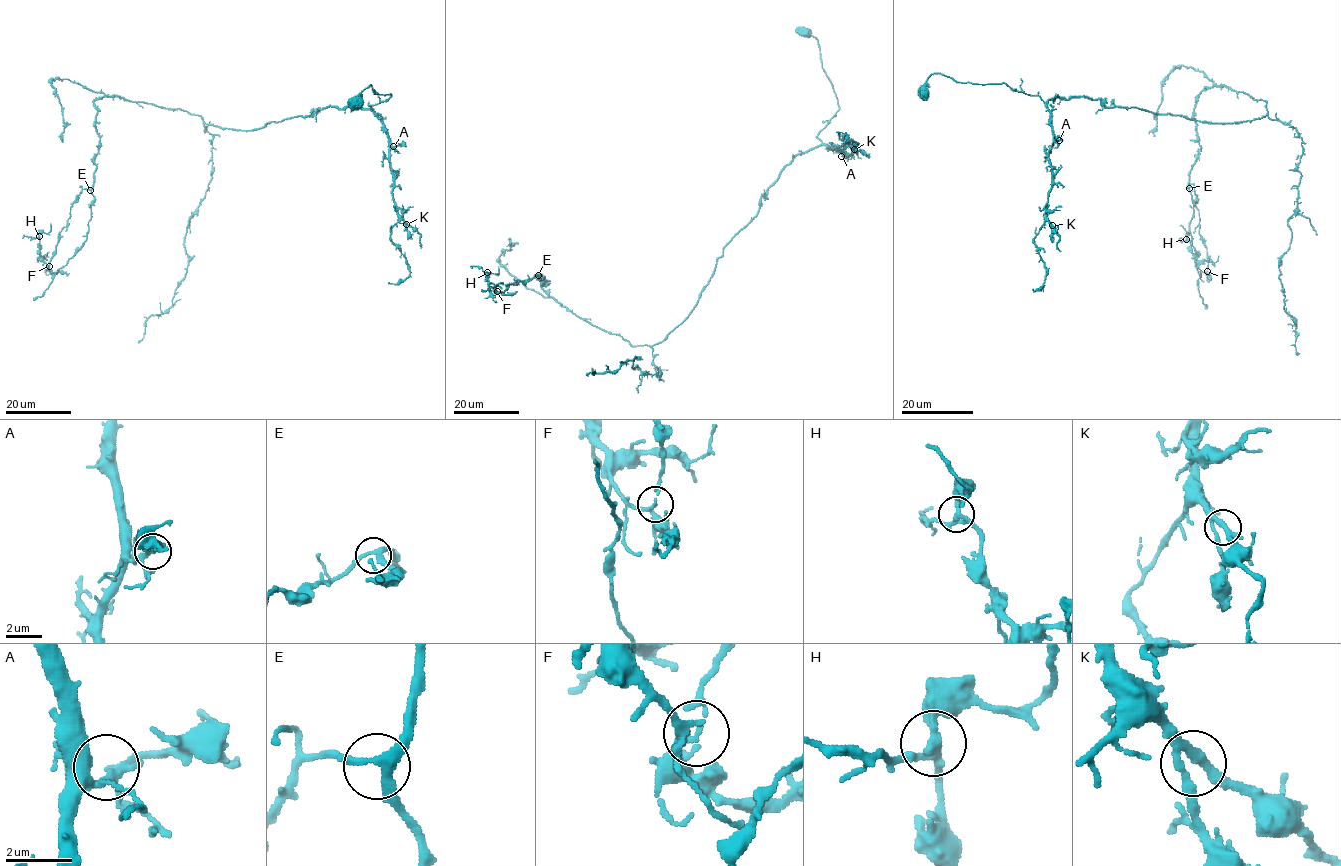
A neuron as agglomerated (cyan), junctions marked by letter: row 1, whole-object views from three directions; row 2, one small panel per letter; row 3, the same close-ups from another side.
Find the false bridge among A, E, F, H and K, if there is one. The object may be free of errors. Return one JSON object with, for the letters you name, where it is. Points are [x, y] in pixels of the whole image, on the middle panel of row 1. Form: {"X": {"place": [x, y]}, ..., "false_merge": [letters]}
{"F": {"place": [497, 291]}, "false_merge": ["F"]}

